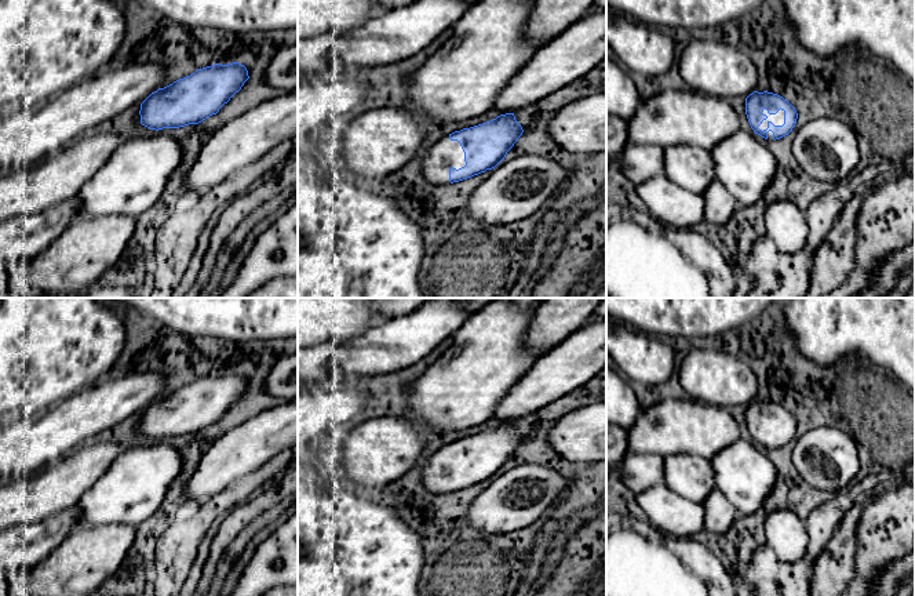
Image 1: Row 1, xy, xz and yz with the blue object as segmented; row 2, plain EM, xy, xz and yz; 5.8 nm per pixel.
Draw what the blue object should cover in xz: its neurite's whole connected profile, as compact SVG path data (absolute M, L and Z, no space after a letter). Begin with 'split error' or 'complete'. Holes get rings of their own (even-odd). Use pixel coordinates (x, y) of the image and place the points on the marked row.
split error; M514 113L455 131L427 148L422 160L422 178L433 185L446 185L492 170L522 132Z

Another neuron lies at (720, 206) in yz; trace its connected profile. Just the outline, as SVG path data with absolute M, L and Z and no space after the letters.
M714 179L701 196L704 199L706 222L722 232L737 211L739 204L718 179Z

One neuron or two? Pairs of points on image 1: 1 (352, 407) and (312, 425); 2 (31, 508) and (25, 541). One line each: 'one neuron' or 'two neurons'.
1: one neuron
2: two neurons

